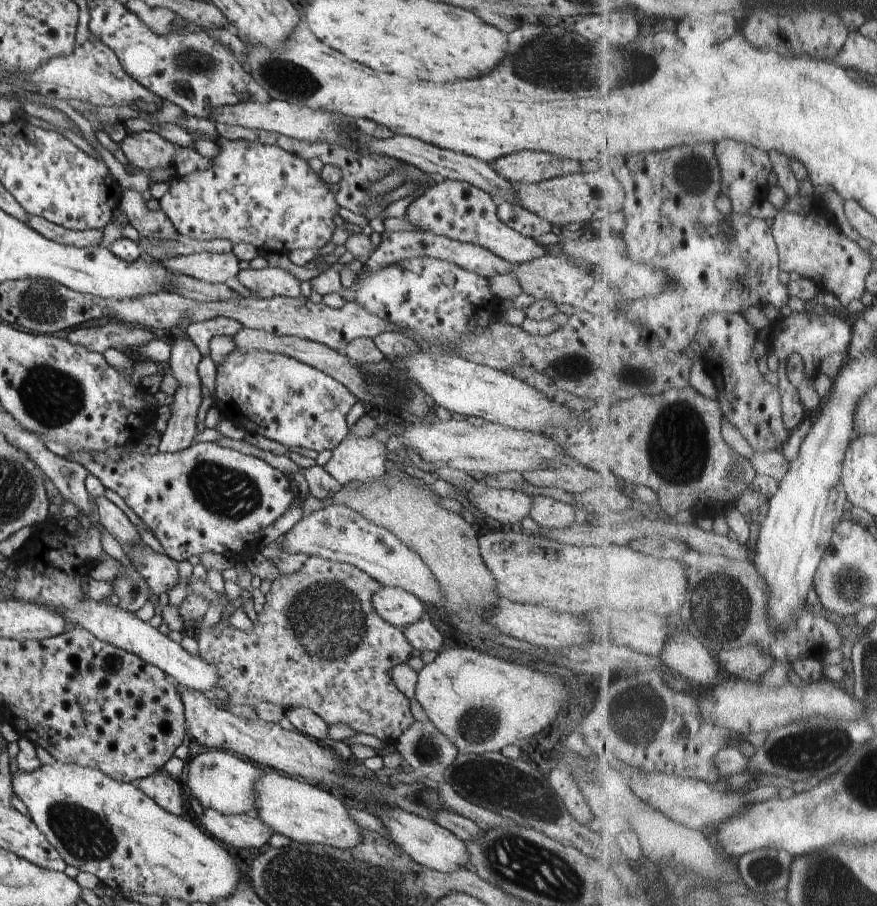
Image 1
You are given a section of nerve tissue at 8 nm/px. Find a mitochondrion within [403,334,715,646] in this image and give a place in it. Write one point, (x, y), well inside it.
(678, 442)

